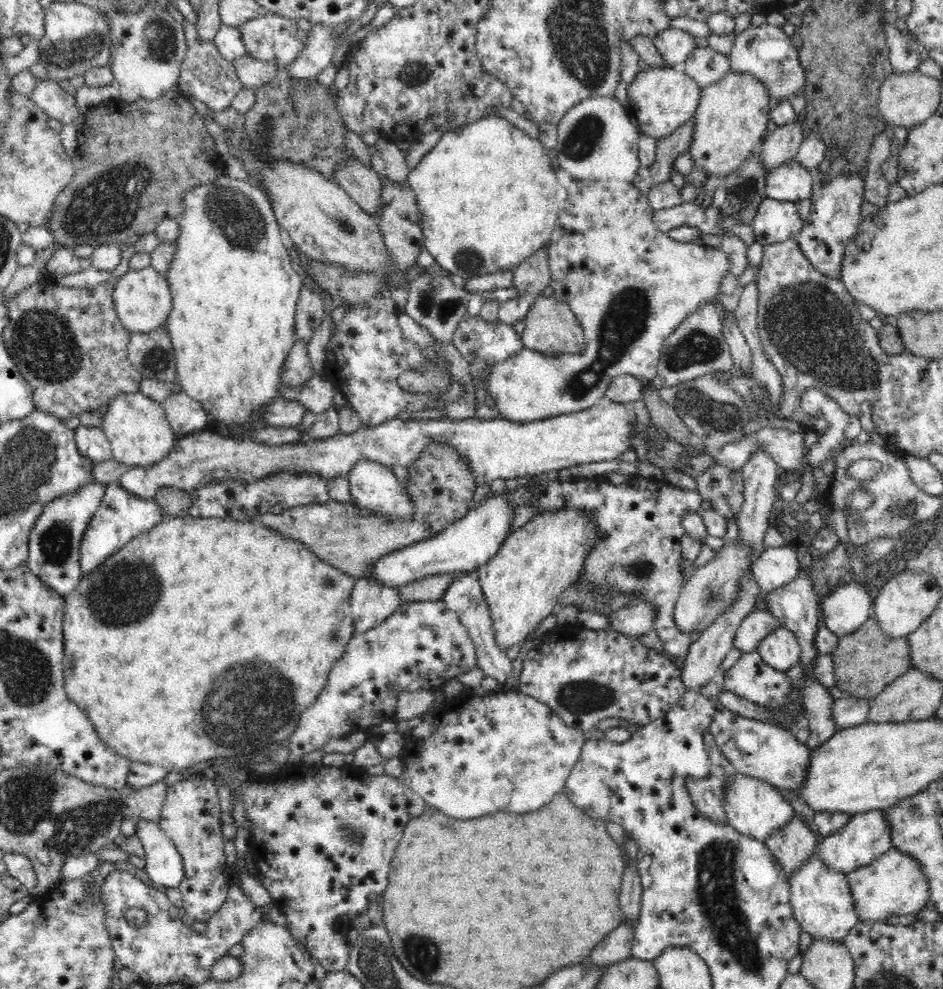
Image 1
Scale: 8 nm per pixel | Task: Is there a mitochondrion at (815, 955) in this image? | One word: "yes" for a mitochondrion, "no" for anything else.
no

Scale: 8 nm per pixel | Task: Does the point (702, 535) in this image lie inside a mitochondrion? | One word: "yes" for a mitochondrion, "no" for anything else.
no

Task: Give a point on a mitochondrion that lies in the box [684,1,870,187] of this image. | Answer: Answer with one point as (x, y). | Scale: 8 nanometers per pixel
(782, 76)

